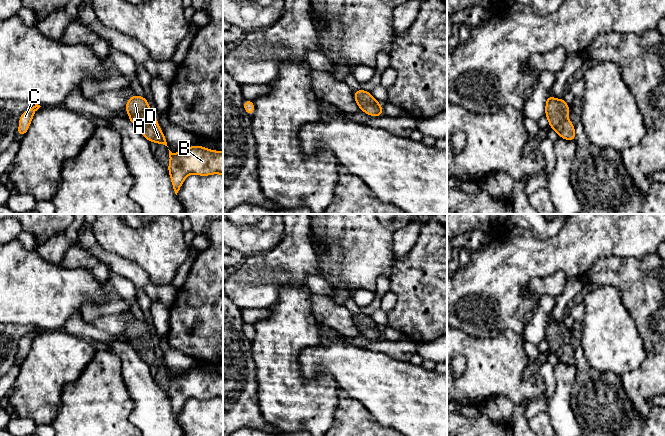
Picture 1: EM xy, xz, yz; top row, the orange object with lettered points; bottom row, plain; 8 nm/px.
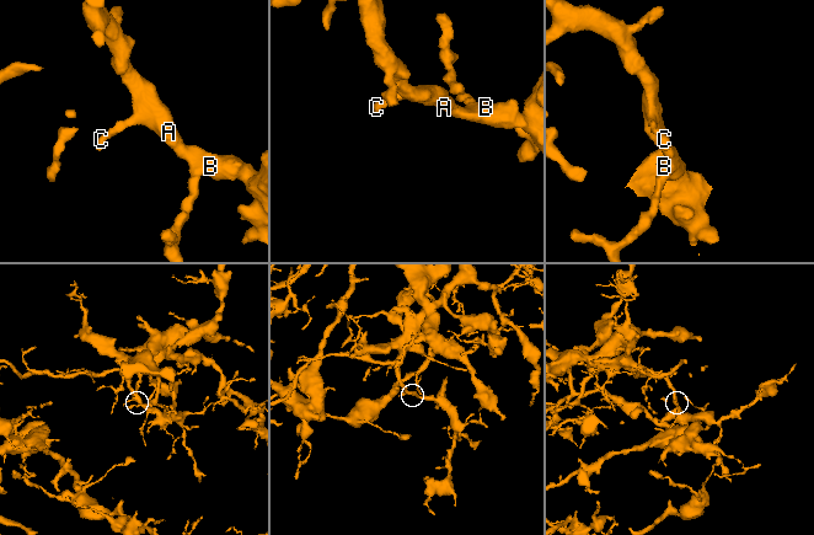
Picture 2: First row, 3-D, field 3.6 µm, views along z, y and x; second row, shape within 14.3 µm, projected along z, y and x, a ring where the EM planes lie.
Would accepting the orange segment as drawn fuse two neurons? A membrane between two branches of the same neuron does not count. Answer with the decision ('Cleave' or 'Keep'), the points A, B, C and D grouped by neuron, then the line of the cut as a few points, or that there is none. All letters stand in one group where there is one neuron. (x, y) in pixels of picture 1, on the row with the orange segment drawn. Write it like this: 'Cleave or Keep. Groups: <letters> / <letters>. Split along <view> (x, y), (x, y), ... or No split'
Keep. Groups: A B C D. No split

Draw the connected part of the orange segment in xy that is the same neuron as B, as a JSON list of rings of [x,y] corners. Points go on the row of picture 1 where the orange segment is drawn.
[[[193,145],[178,153],[169,150],[169,158],[167,170],[176,195],[190,174],[223,176],[223,151],[213,151],[200,145]]]

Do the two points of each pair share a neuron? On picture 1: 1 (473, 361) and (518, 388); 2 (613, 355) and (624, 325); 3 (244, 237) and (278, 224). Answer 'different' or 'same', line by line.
1: same
2: same
3: same

